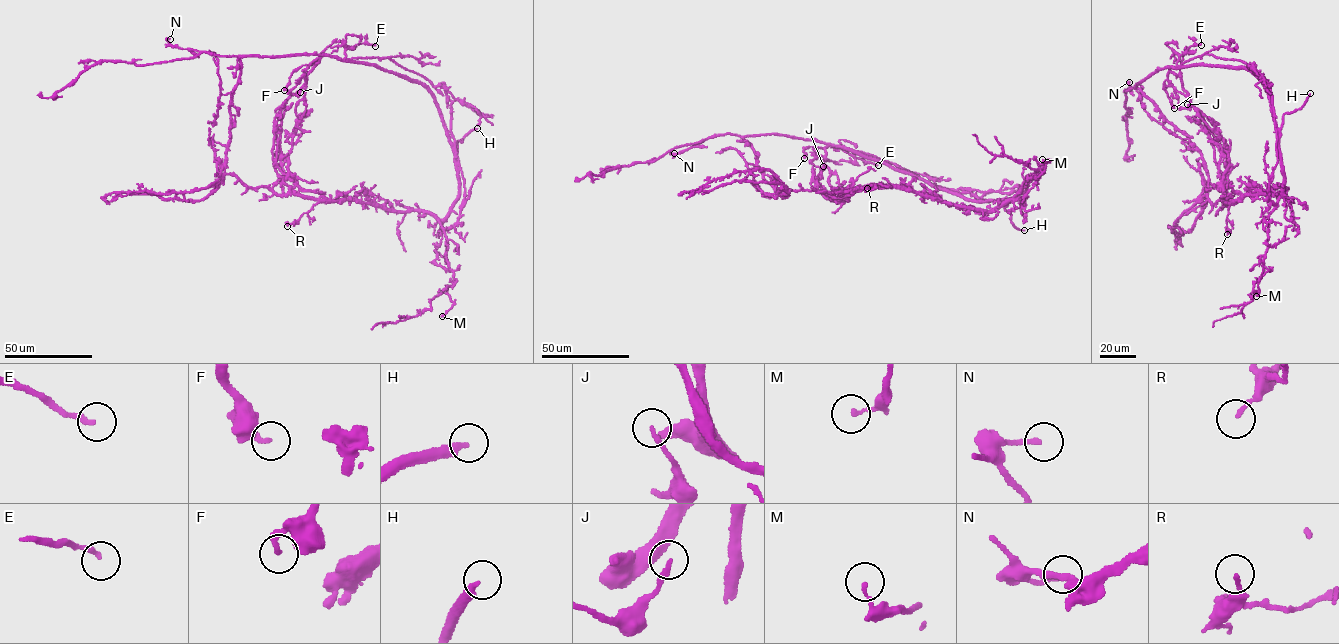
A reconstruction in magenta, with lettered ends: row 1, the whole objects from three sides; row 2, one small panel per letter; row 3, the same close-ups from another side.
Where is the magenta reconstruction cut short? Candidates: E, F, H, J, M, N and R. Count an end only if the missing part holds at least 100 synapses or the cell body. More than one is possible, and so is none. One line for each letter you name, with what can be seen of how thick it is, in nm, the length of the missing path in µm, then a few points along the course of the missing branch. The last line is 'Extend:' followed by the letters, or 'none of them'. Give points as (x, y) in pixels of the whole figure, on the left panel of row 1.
H: Thickness 260 nm. Missing length about 35 µm. Course of what is missing: (477, 128), (494, 126), (528, 105)
Extend: H

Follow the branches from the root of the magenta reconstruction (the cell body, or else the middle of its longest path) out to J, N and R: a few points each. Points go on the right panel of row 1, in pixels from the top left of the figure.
J: (1218, 66), (1168, 67), (1168, 79), (1180, 108), (1188, 109), (1187, 104)
N: (1218, 66), (1166, 68), (1124, 91), (1129, 89), (1129, 82)
R: (1218, 66), (1168, 67), (1179, 76), (1192, 106), (1225, 155), (1225, 199), (1230, 203), (1227, 234)

